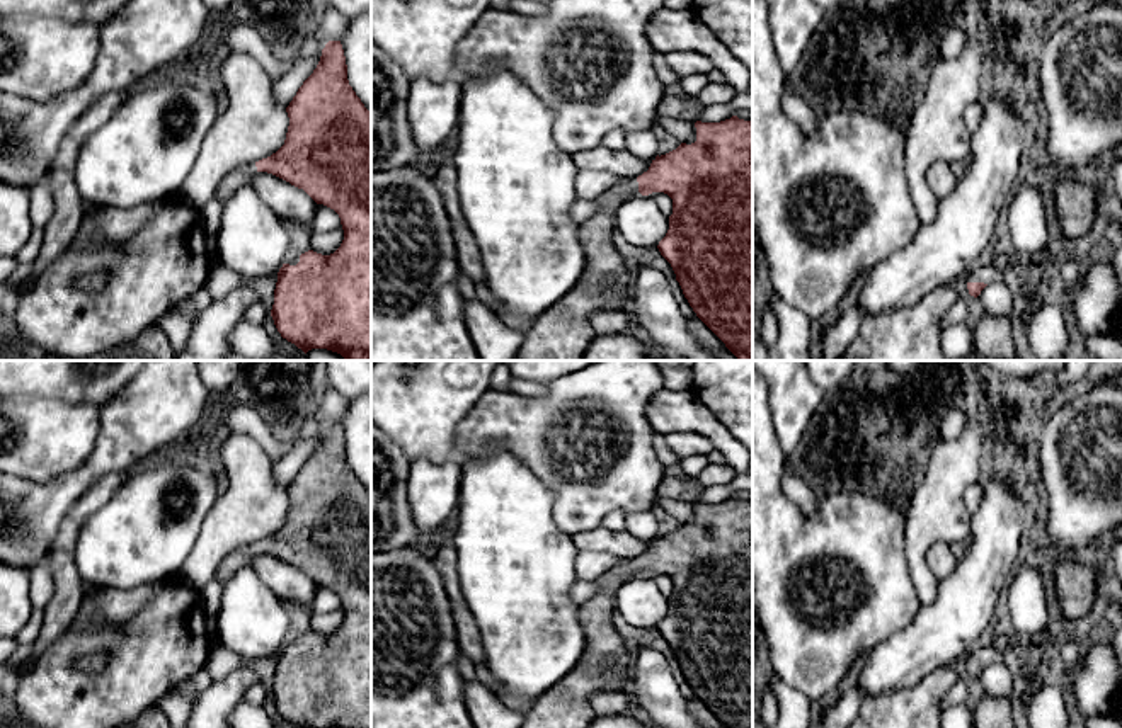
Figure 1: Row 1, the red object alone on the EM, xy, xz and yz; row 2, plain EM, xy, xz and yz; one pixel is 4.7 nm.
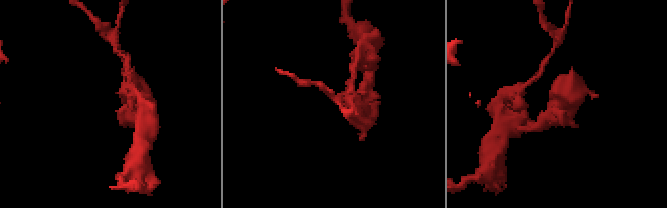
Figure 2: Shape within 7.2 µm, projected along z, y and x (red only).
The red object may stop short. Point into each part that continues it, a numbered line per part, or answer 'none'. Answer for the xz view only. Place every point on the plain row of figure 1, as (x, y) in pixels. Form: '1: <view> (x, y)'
1: xz (605, 665)

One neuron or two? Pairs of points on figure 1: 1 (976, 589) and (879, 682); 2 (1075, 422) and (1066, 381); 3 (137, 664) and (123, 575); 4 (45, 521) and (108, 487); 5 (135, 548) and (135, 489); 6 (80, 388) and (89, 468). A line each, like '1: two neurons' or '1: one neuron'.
1: one neuron
2: two neurons
3: two neurons
4: two neurons
5: one neuron
6: two neurons

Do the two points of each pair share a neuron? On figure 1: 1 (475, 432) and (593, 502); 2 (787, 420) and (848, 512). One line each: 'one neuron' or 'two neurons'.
1: one neuron
2: two neurons

